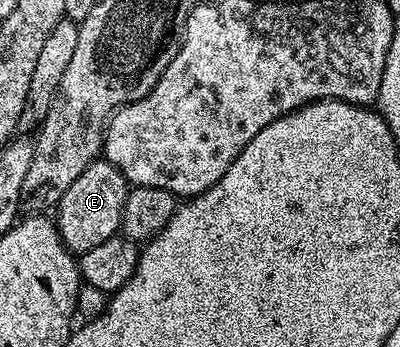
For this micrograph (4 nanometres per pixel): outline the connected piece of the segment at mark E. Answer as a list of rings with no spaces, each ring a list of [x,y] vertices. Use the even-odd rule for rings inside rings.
[[[97,161],[84,170],[82,177],[62,193],[59,203],[54,208],[54,222],[60,241],[79,257],[90,249],[102,245],[110,237],[120,231],[122,205],[126,205],[129,182],[116,166],[107,161]],[[56,214],[56,215],[55,215]]]

